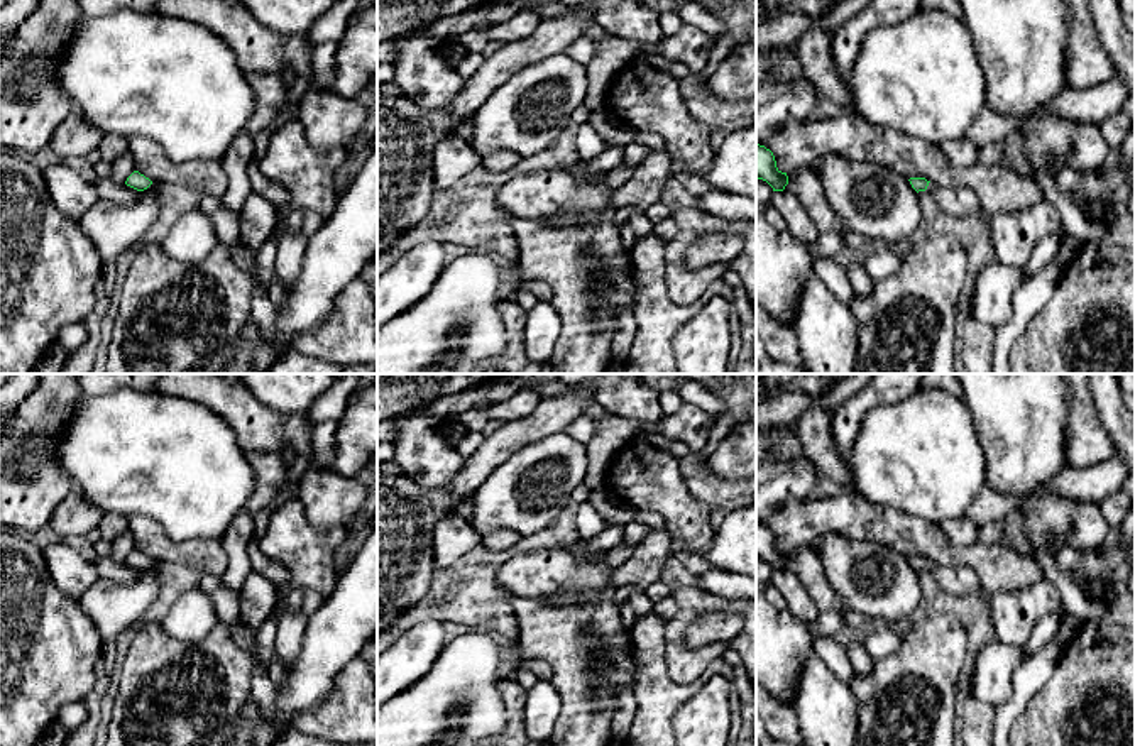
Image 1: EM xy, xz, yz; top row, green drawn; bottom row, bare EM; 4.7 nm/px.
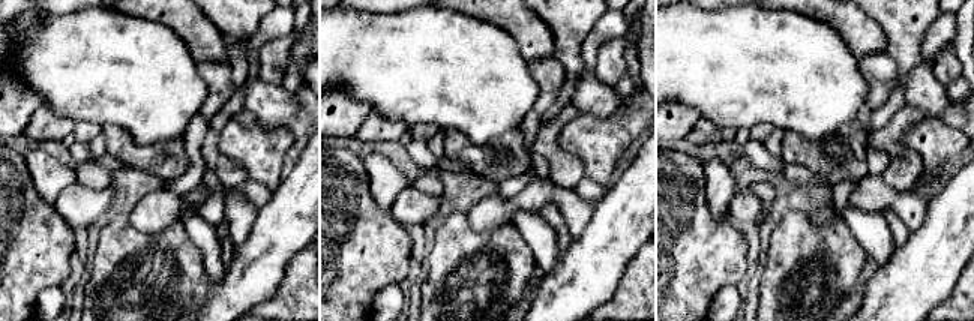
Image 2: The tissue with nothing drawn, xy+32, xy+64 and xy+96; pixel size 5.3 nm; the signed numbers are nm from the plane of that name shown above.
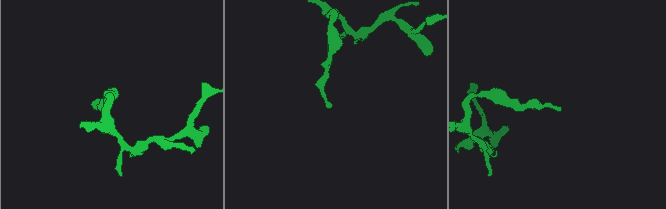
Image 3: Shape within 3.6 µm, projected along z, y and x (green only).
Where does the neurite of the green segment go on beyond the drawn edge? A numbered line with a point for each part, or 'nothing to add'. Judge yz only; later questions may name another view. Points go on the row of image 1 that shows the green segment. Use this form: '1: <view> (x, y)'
1: yz (1014, 235)

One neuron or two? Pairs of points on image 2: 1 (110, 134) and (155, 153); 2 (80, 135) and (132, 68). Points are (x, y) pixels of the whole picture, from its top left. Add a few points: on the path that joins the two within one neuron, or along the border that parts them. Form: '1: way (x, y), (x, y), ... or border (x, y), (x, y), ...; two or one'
1: way (120, 144), (129, 153), (144, 153); one
2: border (75, 122), (95, 122), (101, 126); two

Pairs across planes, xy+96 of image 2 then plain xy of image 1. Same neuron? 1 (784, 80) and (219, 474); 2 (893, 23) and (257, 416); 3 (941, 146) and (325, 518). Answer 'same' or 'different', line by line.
1: same
2: different
3: different

